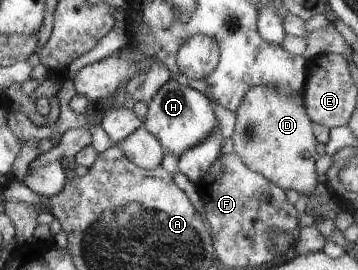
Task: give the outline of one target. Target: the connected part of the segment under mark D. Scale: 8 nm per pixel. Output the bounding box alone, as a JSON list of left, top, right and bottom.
[231,86,320,199]

